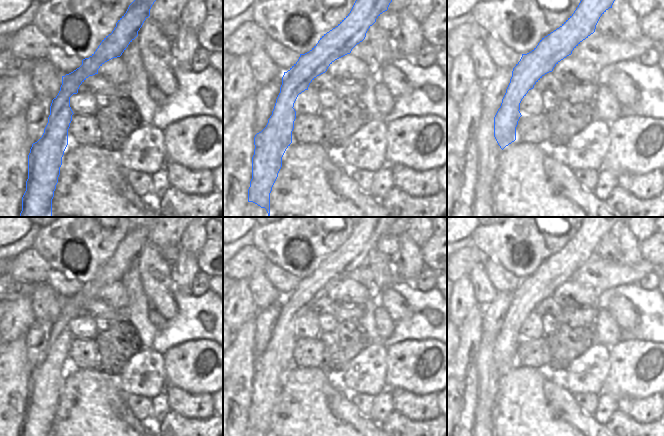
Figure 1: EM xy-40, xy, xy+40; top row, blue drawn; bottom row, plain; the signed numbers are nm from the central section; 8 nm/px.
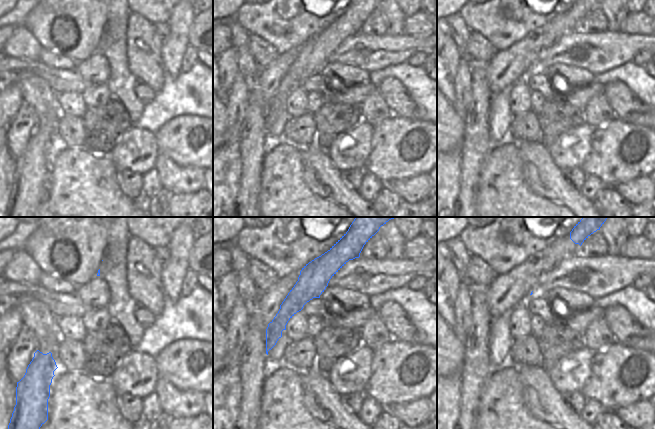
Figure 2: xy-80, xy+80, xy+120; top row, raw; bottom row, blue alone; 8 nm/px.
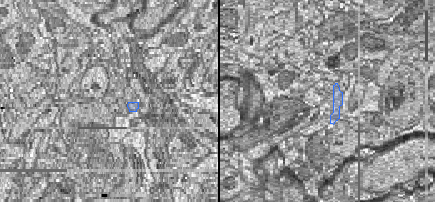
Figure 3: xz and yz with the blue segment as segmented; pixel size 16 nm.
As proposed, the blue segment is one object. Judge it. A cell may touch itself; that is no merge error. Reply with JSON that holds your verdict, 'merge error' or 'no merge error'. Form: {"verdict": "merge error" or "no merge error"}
{"verdict": "no merge error"}

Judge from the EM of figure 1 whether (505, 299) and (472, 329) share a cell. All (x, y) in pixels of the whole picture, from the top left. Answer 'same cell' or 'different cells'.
different cells

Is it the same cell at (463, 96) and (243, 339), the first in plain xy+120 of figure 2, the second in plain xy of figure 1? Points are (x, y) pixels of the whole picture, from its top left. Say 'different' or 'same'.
same

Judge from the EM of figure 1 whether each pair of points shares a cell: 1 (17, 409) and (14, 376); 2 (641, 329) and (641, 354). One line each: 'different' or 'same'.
1: same
2: different

